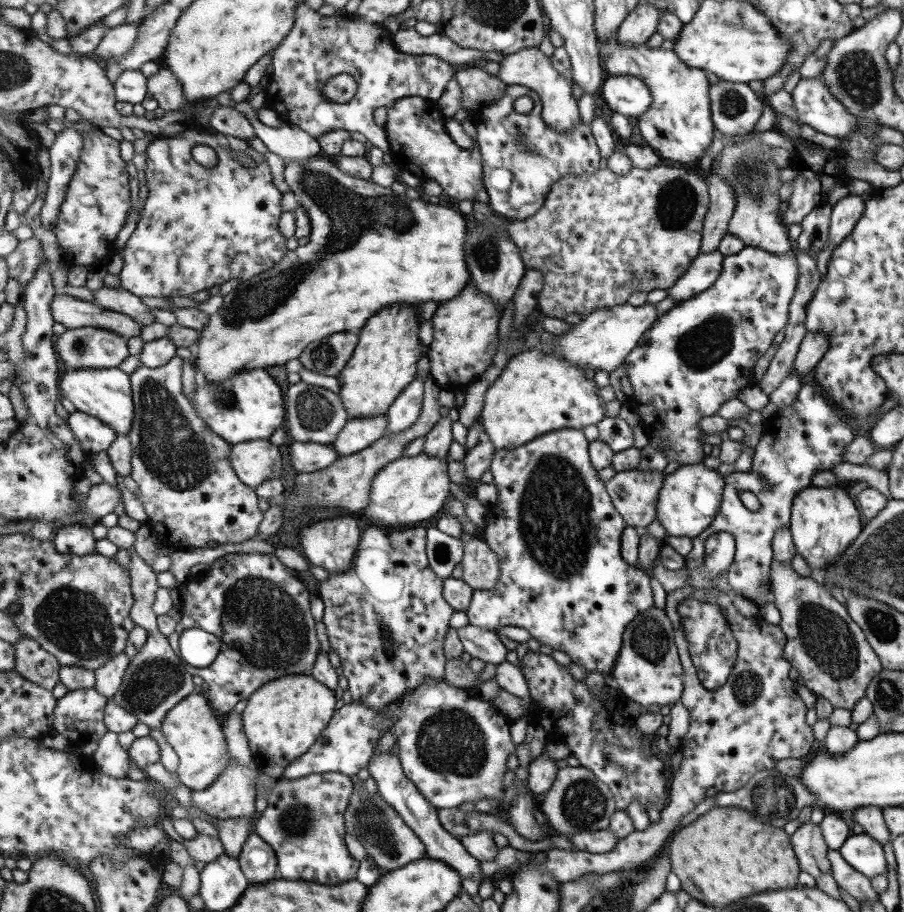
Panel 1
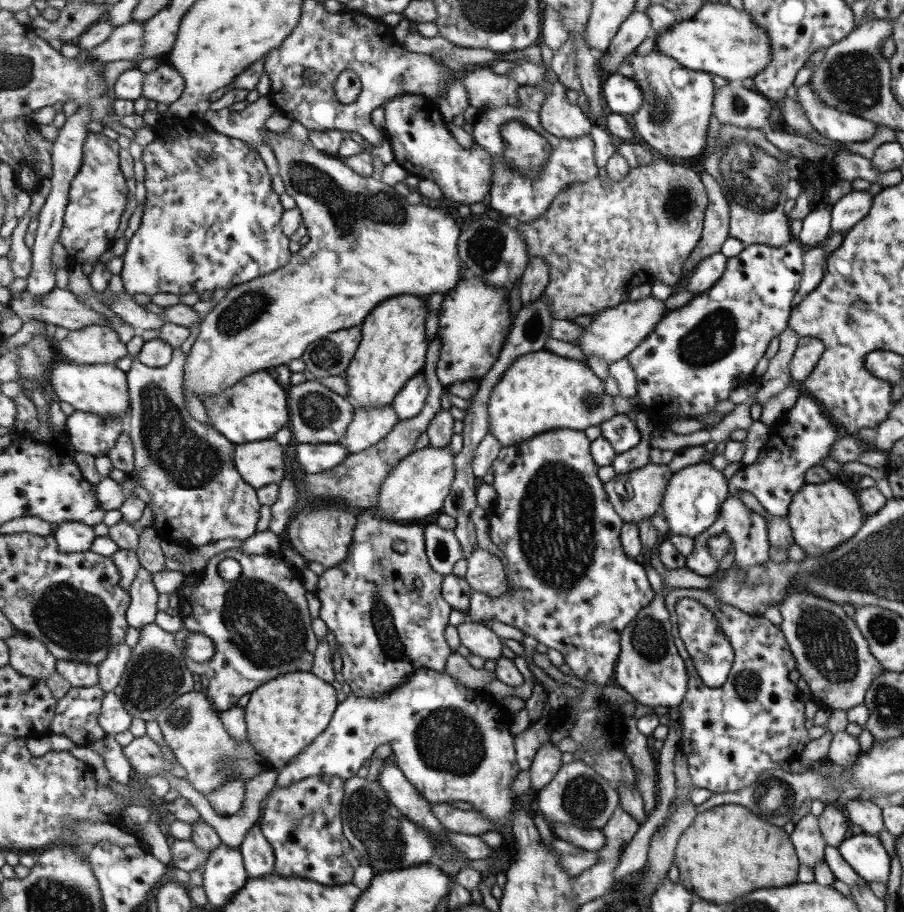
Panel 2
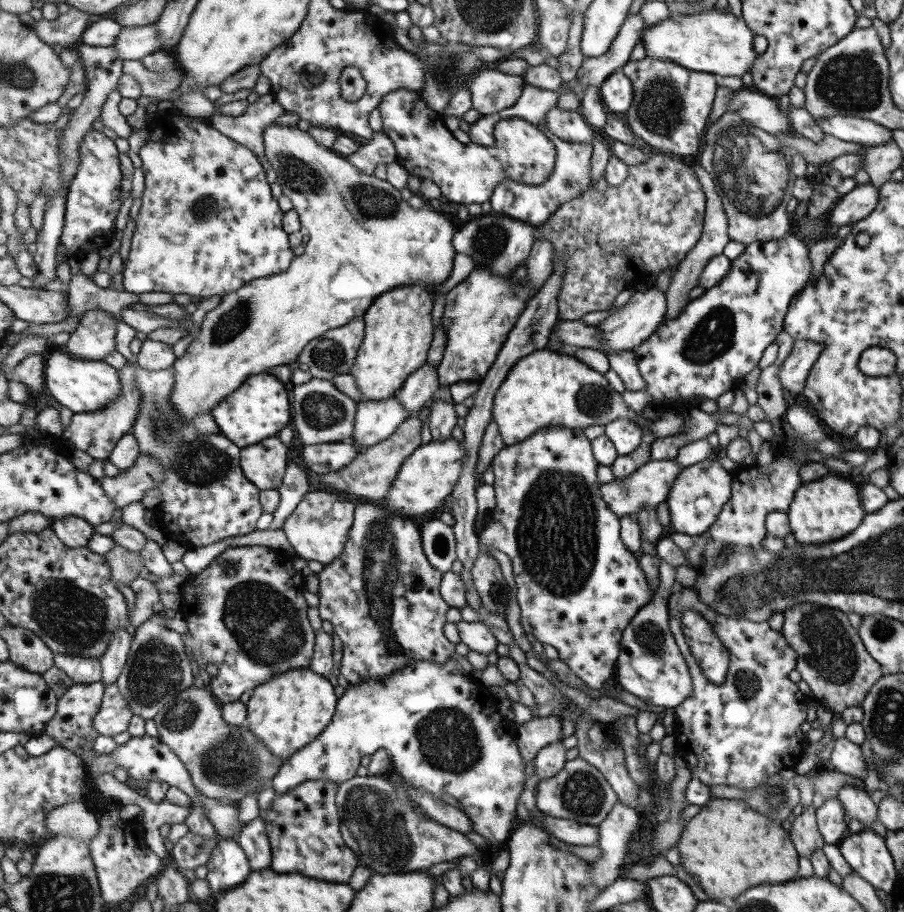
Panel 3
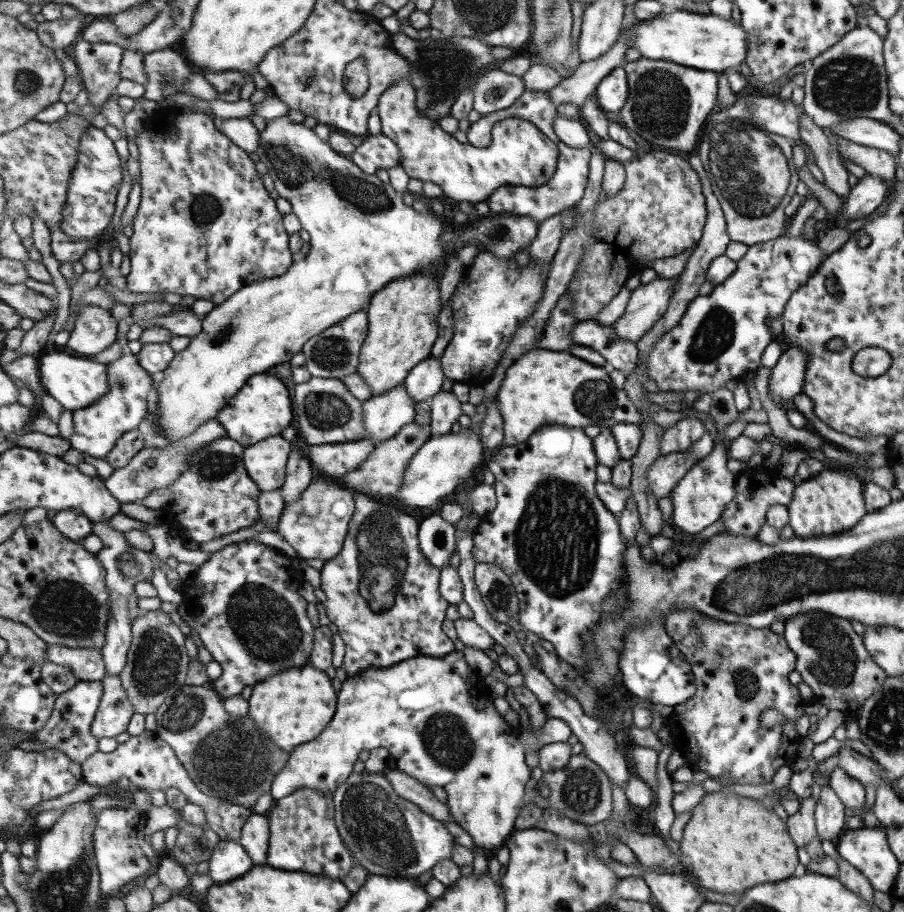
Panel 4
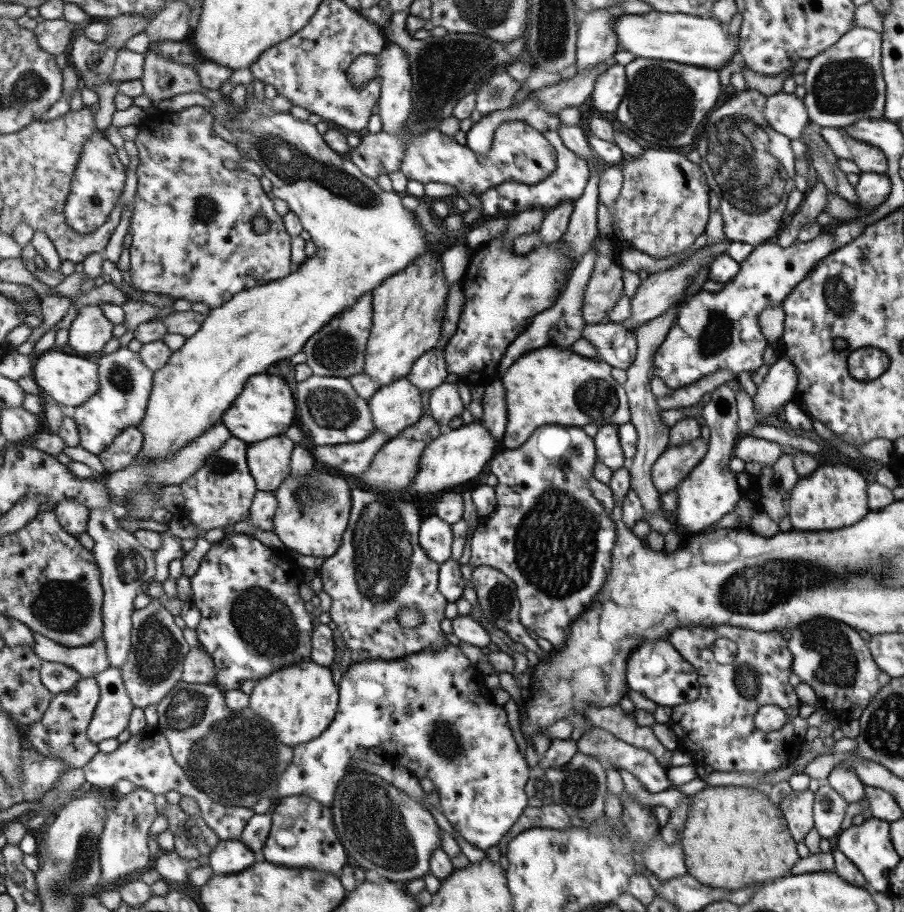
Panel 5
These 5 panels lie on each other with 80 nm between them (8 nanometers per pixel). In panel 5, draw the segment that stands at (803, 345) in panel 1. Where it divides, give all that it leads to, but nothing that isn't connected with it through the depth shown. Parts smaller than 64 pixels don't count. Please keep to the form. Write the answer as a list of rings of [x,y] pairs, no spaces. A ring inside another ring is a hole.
[[[783,357],[767,367],[765,376],[762,376],[761,384],[756,386],[752,397],[752,407],[763,414],[764,419],[769,414],[775,414],[779,406],[794,399],[795,370],[795,365]]]

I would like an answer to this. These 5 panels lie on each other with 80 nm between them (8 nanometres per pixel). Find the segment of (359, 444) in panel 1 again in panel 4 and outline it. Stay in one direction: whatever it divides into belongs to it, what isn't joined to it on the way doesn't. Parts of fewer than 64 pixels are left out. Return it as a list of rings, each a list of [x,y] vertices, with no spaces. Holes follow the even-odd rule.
[[[406,383],[364,401],[363,426],[366,438],[379,443],[398,436],[404,427],[415,423],[415,403]]]

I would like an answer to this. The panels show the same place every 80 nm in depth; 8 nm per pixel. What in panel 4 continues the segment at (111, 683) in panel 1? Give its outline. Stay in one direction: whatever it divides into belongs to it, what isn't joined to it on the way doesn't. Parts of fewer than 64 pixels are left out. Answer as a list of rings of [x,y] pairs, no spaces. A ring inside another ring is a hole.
[[[111,520],[93,523],[93,535],[104,542],[103,548],[96,554],[107,570],[107,588],[110,589],[110,622],[107,627],[106,643],[102,653],[110,675],[120,675],[128,663],[128,656],[133,646],[132,621],[129,618],[129,596],[135,592],[139,583],[150,580],[153,576],[154,560],[152,554],[137,548],[124,532],[111,528]]]

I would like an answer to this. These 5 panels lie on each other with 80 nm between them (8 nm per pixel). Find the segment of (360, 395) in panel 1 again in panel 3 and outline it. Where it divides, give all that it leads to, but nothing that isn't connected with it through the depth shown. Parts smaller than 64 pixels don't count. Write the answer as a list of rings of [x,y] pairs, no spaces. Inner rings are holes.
[[[403,286],[379,296],[365,316],[366,338],[351,374],[357,379],[364,397],[361,401],[387,400],[398,394],[412,372],[428,363],[435,340],[433,305],[436,288]]]

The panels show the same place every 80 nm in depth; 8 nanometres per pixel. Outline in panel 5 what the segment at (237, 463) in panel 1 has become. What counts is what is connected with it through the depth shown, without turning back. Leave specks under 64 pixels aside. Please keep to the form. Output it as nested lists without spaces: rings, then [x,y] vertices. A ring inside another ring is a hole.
[[[273,436],[249,444],[250,471],[259,491],[275,492],[292,474],[292,457],[296,446],[287,436]]]

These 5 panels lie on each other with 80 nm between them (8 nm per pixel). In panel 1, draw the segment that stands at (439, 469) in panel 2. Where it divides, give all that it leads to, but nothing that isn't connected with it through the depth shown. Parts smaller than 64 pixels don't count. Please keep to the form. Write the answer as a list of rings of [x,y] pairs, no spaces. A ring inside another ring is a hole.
[[[425,453],[412,457],[403,457],[393,461],[378,472],[372,486],[370,503],[363,511],[367,524],[376,524],[391,529],[415,527],[439,514],[452,495],[450,463],[448,458],[442,459]]]

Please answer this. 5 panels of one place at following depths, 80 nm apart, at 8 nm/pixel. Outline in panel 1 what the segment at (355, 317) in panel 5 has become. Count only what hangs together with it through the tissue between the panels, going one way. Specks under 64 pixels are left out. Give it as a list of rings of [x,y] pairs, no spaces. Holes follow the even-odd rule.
[[[360,331],[339,332],[312,342],[299,361],[303,367],[327,376],[339,377],[353,359],[360,341]]]

